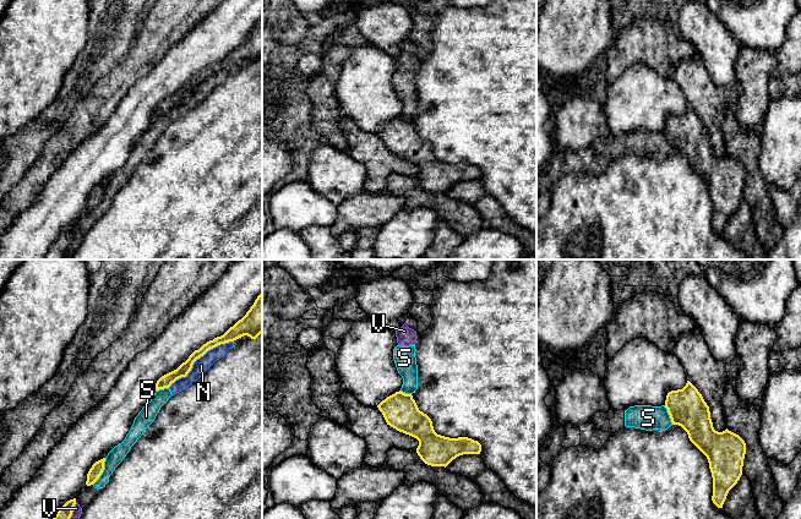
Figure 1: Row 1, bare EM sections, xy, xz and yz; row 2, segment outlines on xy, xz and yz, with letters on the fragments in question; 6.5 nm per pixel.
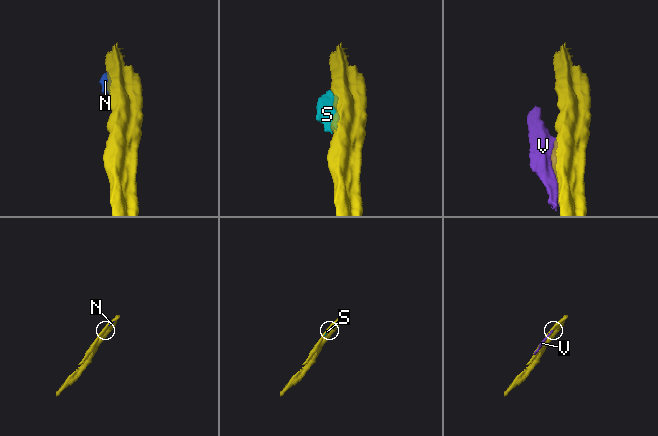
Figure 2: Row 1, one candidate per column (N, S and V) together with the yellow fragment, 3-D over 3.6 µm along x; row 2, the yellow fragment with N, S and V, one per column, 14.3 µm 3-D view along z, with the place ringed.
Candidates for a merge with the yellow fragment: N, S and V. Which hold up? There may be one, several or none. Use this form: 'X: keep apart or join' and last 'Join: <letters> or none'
N: keep apart
S: keep apart
V: keep apart
Join: none

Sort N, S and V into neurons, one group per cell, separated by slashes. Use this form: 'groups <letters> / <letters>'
groups N S V

